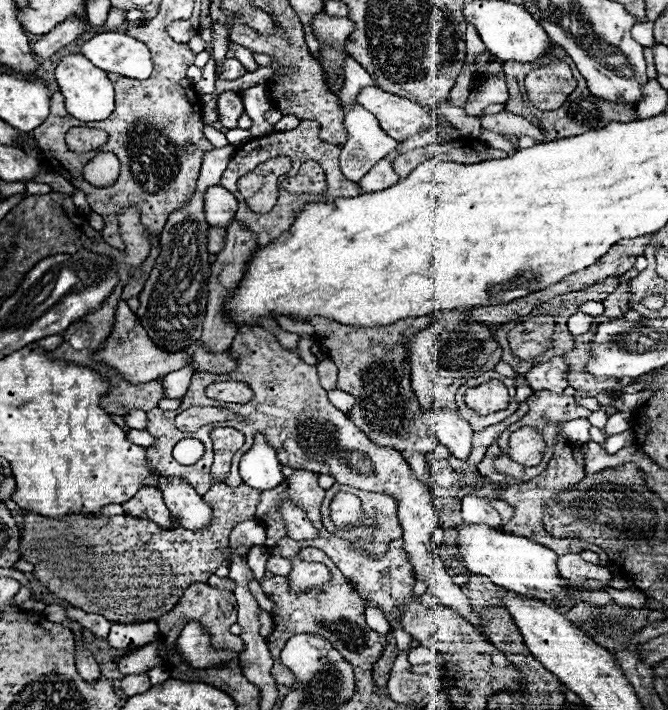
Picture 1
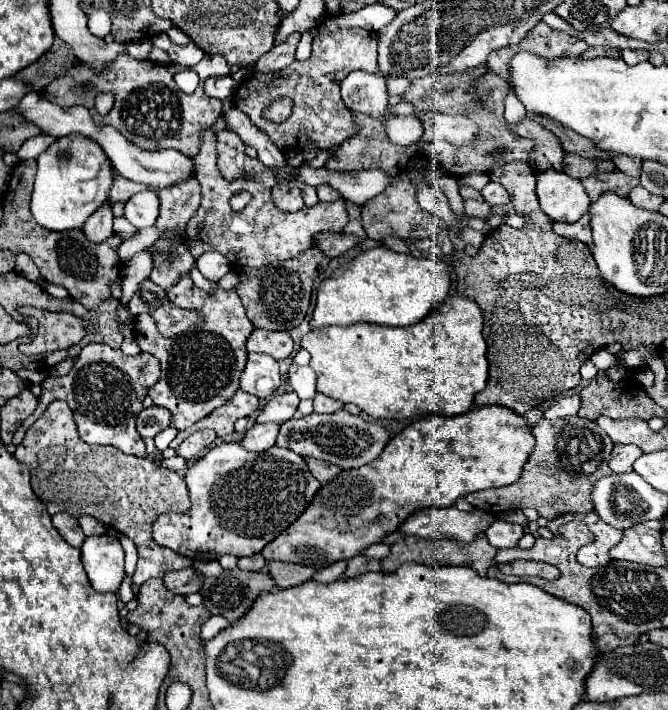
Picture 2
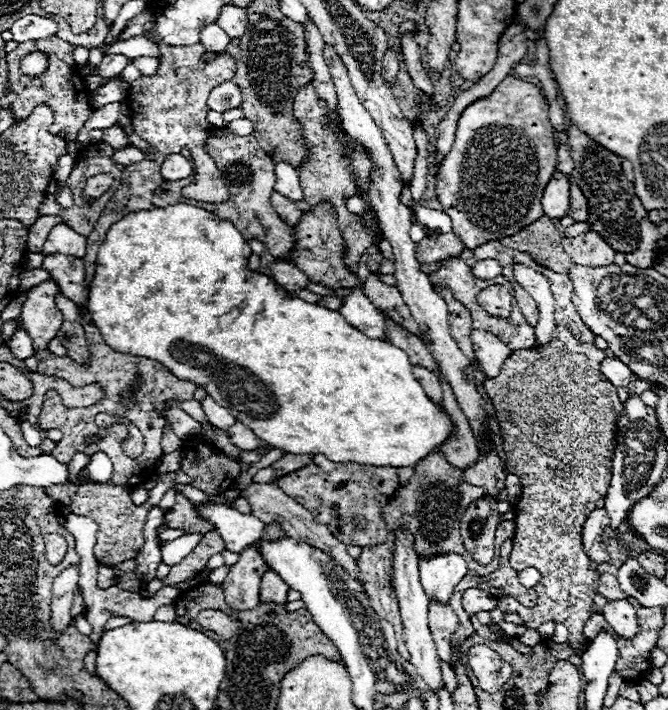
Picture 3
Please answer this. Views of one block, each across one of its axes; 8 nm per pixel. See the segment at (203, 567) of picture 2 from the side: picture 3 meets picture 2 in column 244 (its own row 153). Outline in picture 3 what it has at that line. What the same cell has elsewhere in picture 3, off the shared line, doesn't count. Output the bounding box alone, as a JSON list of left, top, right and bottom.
[568,126,646,252]

